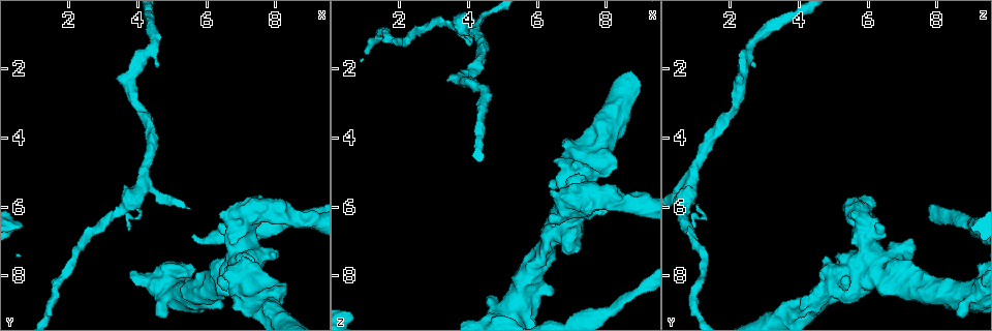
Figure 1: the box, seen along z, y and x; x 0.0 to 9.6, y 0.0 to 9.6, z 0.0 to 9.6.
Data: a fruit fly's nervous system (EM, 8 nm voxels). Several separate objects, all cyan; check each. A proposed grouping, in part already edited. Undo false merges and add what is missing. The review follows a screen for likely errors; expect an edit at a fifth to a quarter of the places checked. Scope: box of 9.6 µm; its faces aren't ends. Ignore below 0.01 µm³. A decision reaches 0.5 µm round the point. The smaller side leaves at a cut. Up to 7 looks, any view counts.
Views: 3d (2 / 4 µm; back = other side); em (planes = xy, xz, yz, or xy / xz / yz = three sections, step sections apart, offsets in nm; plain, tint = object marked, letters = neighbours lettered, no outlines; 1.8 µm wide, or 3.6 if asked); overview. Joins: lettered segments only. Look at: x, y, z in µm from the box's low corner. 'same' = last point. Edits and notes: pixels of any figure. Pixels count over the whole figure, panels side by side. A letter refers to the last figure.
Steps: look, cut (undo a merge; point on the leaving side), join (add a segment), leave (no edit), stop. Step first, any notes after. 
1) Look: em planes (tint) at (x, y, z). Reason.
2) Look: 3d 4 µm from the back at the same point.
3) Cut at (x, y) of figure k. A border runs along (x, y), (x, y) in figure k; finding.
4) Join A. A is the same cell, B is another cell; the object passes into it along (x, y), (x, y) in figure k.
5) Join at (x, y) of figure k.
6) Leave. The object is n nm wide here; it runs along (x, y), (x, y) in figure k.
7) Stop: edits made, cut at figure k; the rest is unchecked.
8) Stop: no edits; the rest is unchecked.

Look: em xy step 16 (tint) at (4.10, 5.50, 0.80). Four or more arms meet.

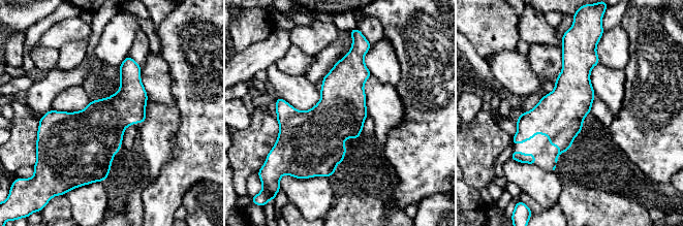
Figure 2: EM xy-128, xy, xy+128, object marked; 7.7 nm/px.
Look: em planes (letters) at the same point. Cut it another way.

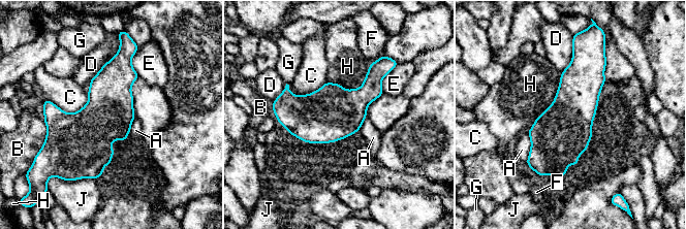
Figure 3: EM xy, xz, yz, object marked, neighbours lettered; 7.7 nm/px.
Leave. The longest contact is with H, 550 nm; A, B, C, D, E, F, G, H and J are other cells; a border runs along (561, 72), (554, 101), (527, 131) in figure 3; all the same neuron.

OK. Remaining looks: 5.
Look: 3d 2 µm at (0.60, 6.50, 9.15).

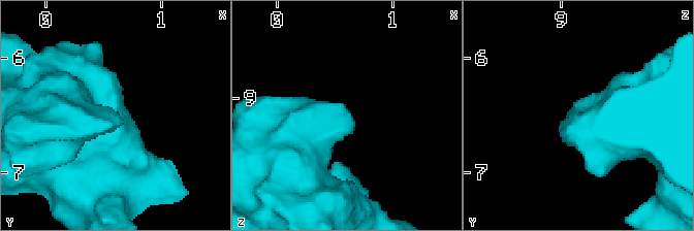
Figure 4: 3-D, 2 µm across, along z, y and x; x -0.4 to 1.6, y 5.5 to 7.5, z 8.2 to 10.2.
Look: em planes (plain) at (0.60, 6.54, 9.08).

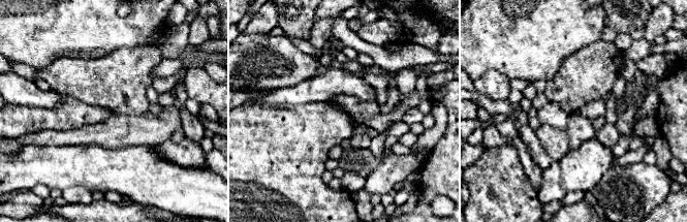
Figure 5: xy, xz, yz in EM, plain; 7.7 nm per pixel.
Look: em planes (letters) at the same point. See the neighbours.

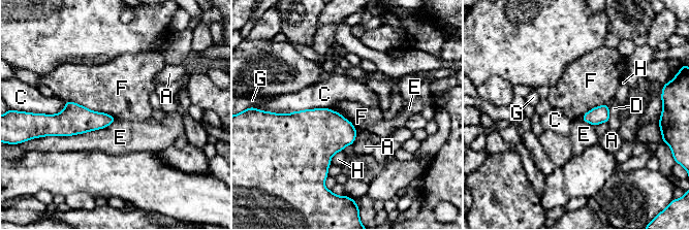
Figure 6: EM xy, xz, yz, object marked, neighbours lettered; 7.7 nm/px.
Leave. A, C, D, E, F, G and H are other cells; a border runs along (65, 100), (115, 119) in figure 6; no lettered segment goes on from it.

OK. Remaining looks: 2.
Look: em 3.6 µm planes (letters) at (6.60, 8.10, 4.75). Sudden change in width.

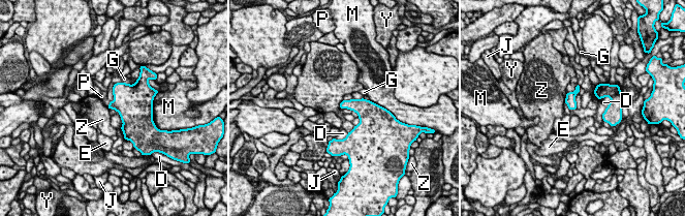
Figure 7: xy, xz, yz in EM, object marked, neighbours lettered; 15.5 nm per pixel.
Leave. D, E, G, J, M, P, Y and Z are other cells; a border runs along (567, 93), (564, 102) in figure 7; all the same neuron.

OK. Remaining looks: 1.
Stop: no edits; the rest is unchecked.

